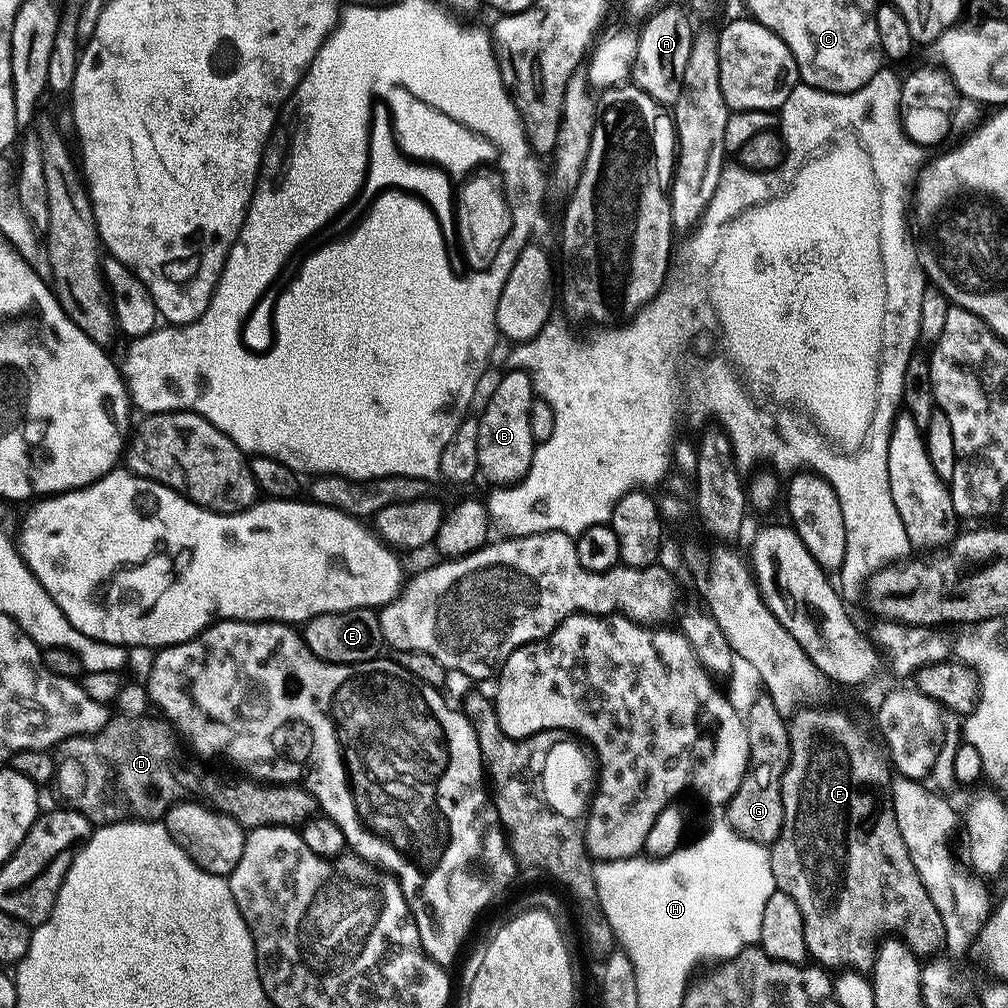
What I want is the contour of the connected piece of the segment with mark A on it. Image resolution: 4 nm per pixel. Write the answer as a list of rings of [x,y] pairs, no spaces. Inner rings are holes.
[[[667,6],[657,8],[647,20],[643,21],[641,28],[644,29],[638,32],[637,58],[631,70],[631,79],[634,81],[635,87],[641,88],[646,95],[654,98],[661,106],[675,105],[684,88],[684,75],[690,59],[694,28],[692,32],[692,24],[682,9],[667,8]]]

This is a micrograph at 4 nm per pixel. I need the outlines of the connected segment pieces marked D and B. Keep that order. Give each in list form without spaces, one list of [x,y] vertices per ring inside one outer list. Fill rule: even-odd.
[[[120,714],[109,719],[99,732],[86,736],[69,736],[59,745],[55,787],[60,787],[61,794],[68,799],[65,801],[92,821],[93,825],[119,824],[130,820],[159,821],[181,795],[179,792],[184,780],[188,784],[195,782],[195,774],[188,772],[184,776],[183,766],[176,761],[177,737],[174,735],[172,725],[163,718],[151,720],[150,717],[151,715],[148,714],[135,718]],[[71,776],[77,776],[80,779],[80,785],[77,788],[71,788],[68,785],[68,779]]]
[[[508,370],[496,384],[496,389],[484,404],[484,413],[478,416],[478,466],[479,475],[485,476],[492,486],[511,486],[521,480],[532,464],[534,441],[530,434],[530,406],[534,399],[531,376],[523,370]]]

